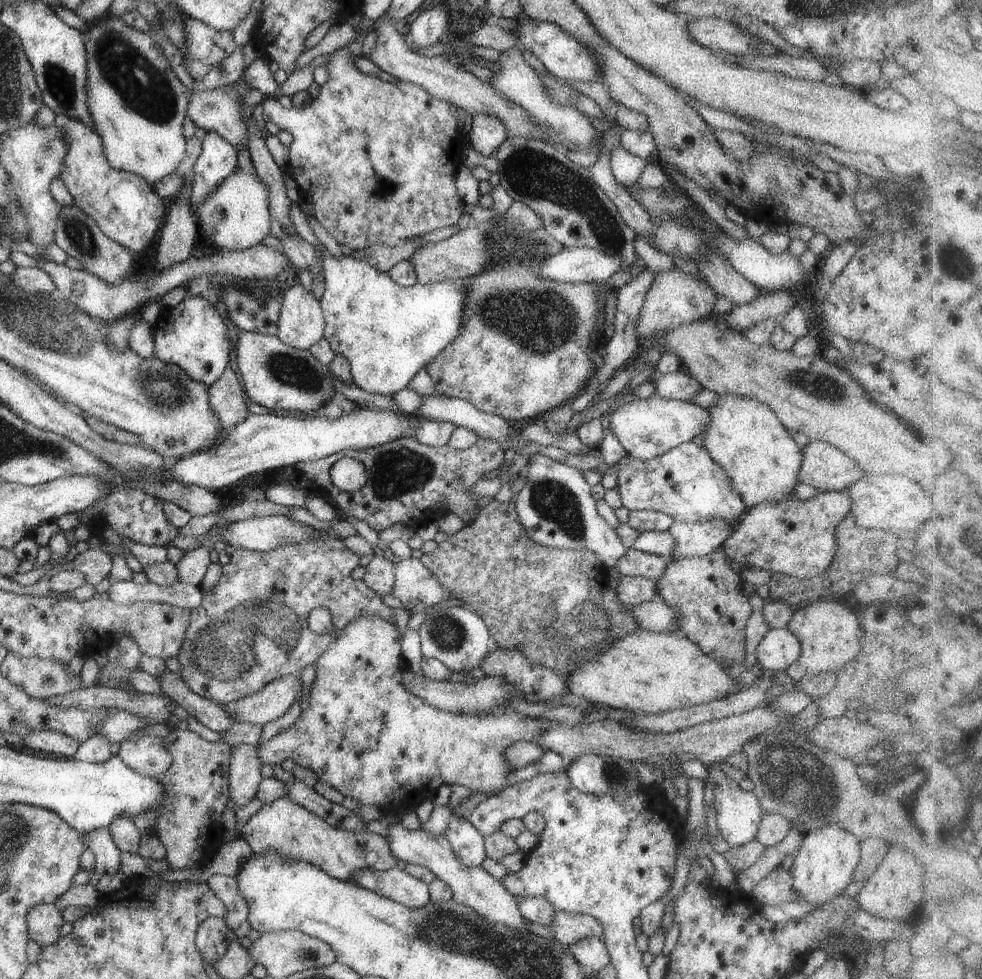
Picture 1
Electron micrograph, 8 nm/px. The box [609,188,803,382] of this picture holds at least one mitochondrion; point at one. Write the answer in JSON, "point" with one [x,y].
{"point":[678,223]}

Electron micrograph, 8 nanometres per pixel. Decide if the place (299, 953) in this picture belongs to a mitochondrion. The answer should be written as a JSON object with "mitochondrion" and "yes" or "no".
{"mitochondrion":"yes"}

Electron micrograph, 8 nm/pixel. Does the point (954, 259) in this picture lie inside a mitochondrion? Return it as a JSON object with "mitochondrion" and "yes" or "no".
{"mitochondrion":"yes"}

